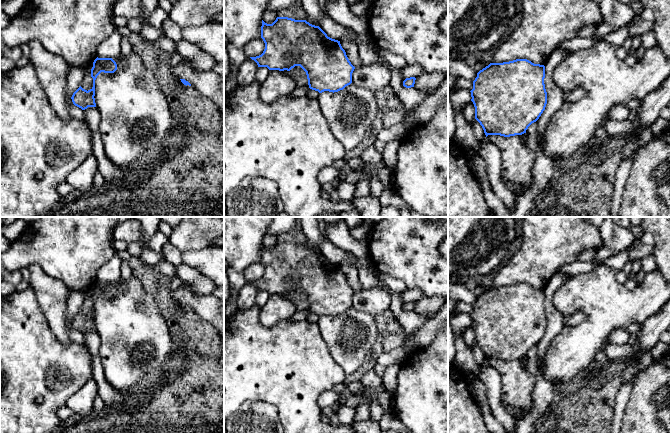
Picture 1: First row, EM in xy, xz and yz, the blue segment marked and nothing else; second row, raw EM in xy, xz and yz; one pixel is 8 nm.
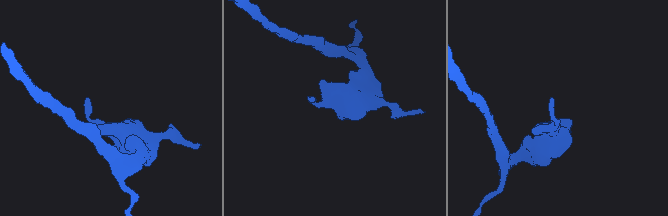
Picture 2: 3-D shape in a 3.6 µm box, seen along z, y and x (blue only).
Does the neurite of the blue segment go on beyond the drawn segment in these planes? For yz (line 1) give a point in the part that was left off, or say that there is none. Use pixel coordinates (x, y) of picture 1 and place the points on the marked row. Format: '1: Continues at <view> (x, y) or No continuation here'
1: No continuation here

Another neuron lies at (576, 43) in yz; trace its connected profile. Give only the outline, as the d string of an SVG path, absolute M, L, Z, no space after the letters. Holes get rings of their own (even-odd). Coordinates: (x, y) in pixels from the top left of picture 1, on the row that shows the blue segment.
M575 36L571 39L562 41L557 46L557 48L563 48L574 52L580 49L592 47L599 41L600 39L597 39L595 37L583 38L583 37Z

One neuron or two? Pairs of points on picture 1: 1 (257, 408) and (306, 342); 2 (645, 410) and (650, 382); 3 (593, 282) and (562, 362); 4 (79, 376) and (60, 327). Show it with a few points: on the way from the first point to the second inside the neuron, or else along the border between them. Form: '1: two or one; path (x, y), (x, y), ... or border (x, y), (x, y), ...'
1: two; border (240, 408), (249, 400), (265, 400), (279, 416)
2: one; path (645, 403), (645, 389)
3: one; path (593, 302), (593, 331), (582, 342)
4: two; border (50, 329), (60, 341), (66, 344), (71, 342)

